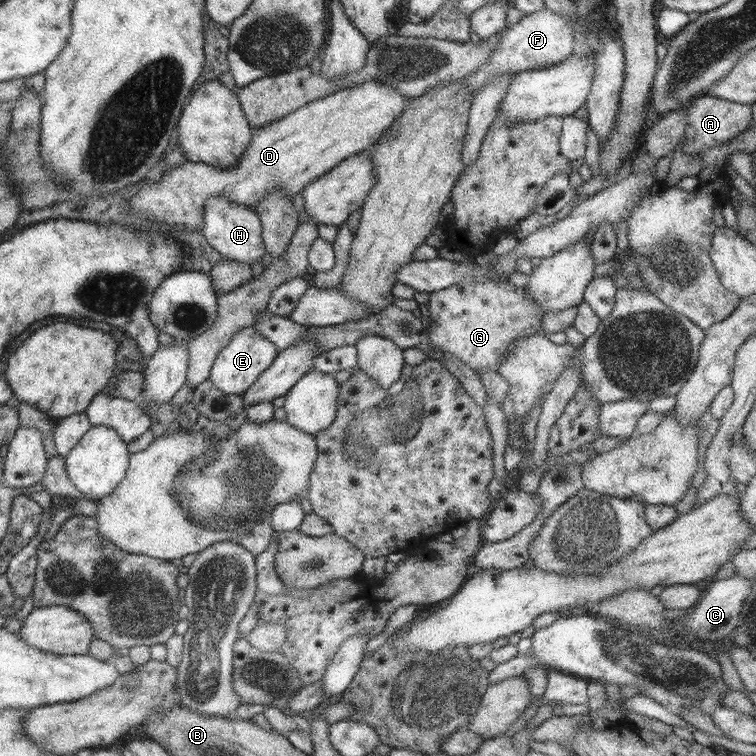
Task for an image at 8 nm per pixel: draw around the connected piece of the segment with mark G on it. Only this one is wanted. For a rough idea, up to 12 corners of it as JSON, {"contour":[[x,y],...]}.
{"contour":[[497,280],[430,293],[426,334],[478,374],[544,314]]}

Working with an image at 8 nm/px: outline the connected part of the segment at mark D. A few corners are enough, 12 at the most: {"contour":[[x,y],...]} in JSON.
{"contour":[[379,80],[255,129],[235,166],[187,160],[128,200],[201,230],[204,203],[293,198],[365,152],[408,99]]}

